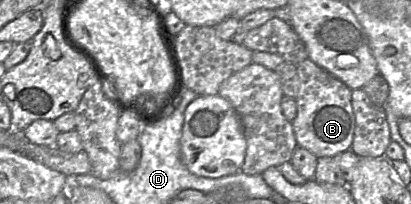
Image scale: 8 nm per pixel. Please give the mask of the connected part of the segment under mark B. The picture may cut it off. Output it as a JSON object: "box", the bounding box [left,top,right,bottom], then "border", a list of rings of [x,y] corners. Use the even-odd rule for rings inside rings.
{"box":[291,57,356,158],"border":[[[308,57],[297,64],[296,69],[300,84],[295,98],[297,115],[291,123],[298,147],[307,149],[317,158],[334,157],[348,151],[356,126],[351,102],[352,90]]]}

